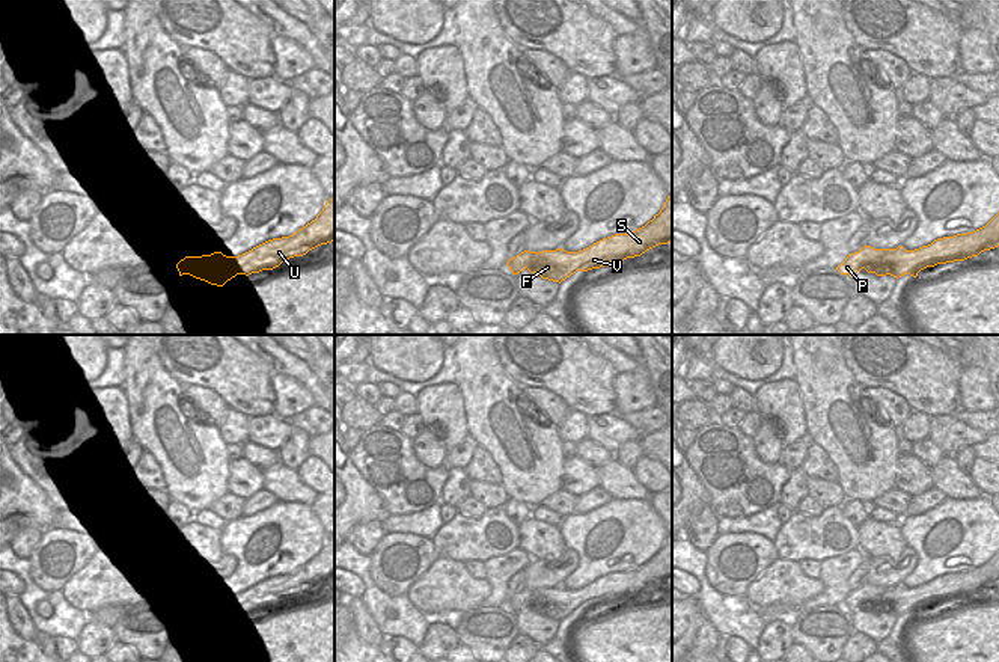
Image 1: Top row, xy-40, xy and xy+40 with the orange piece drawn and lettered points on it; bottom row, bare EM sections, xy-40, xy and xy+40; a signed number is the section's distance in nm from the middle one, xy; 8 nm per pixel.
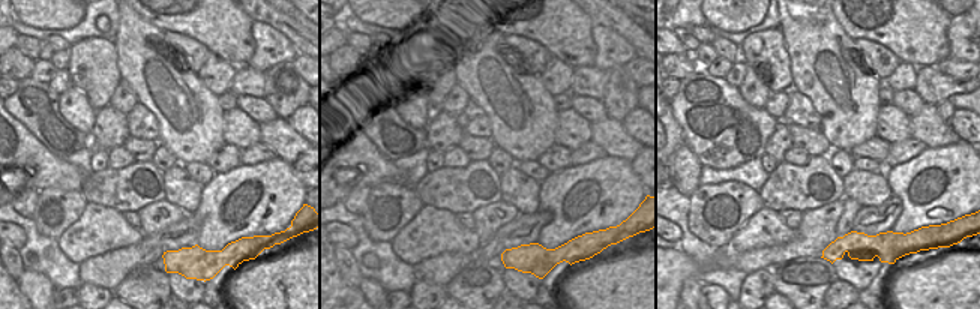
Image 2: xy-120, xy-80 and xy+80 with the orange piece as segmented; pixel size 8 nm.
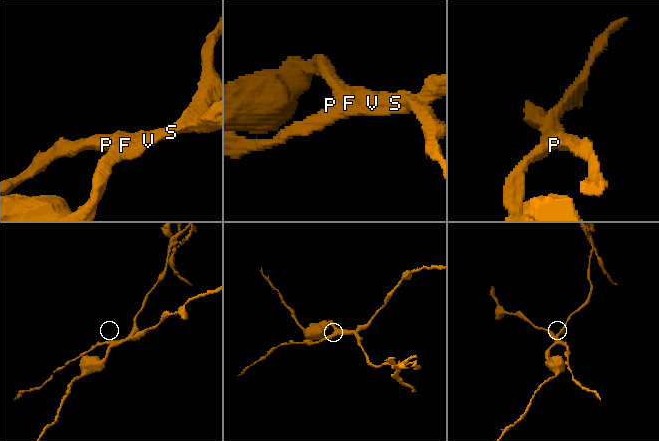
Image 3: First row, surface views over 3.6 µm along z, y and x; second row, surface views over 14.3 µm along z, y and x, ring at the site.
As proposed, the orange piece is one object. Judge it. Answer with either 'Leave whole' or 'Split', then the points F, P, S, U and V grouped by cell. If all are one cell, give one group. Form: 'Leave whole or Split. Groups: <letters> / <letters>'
Split. Groups: F S U V / P.

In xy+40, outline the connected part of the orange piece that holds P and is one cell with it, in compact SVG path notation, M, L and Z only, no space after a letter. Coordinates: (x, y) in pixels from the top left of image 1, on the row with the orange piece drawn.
M871 246L862 247L859 252L850 253L845 261L836 267L841 274L856 274L862 268L875 264L884 262L887 255L895 250L906 250L903 246L897 249L874 249Z

